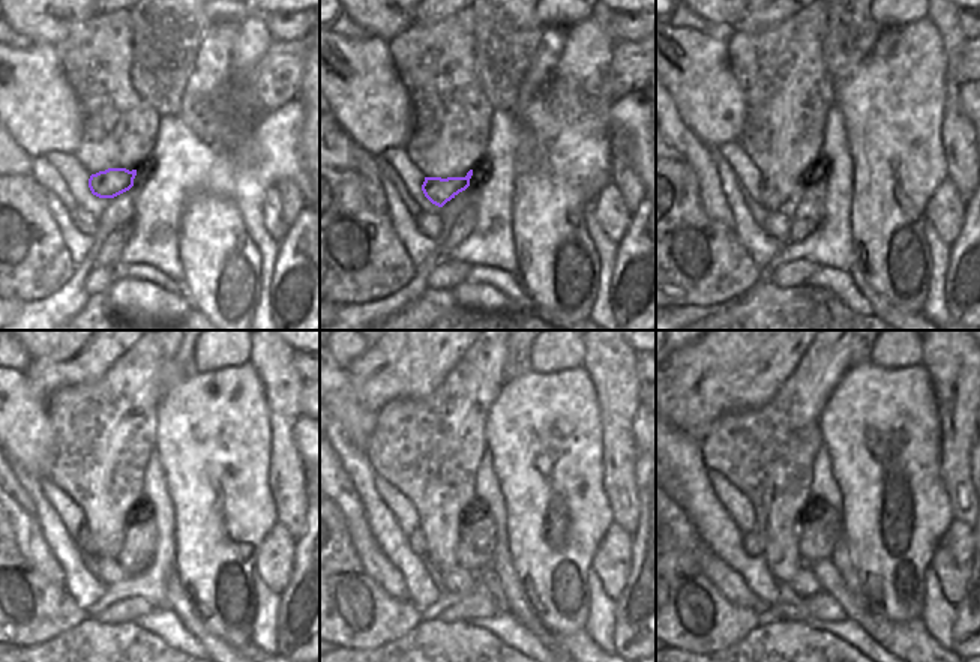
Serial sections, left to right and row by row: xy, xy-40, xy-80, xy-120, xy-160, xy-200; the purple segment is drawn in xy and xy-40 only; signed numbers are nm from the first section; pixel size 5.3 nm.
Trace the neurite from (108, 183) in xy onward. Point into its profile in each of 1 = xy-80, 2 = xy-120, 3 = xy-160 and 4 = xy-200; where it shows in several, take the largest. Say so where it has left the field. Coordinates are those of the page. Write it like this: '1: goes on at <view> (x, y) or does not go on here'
1: goes on at xy-80 (769, 197)
2: goes on at xy-120 (83, 539)
3: goes on at xy-160 (416, 541)
4: goes on at xy-200 (752, 542)

